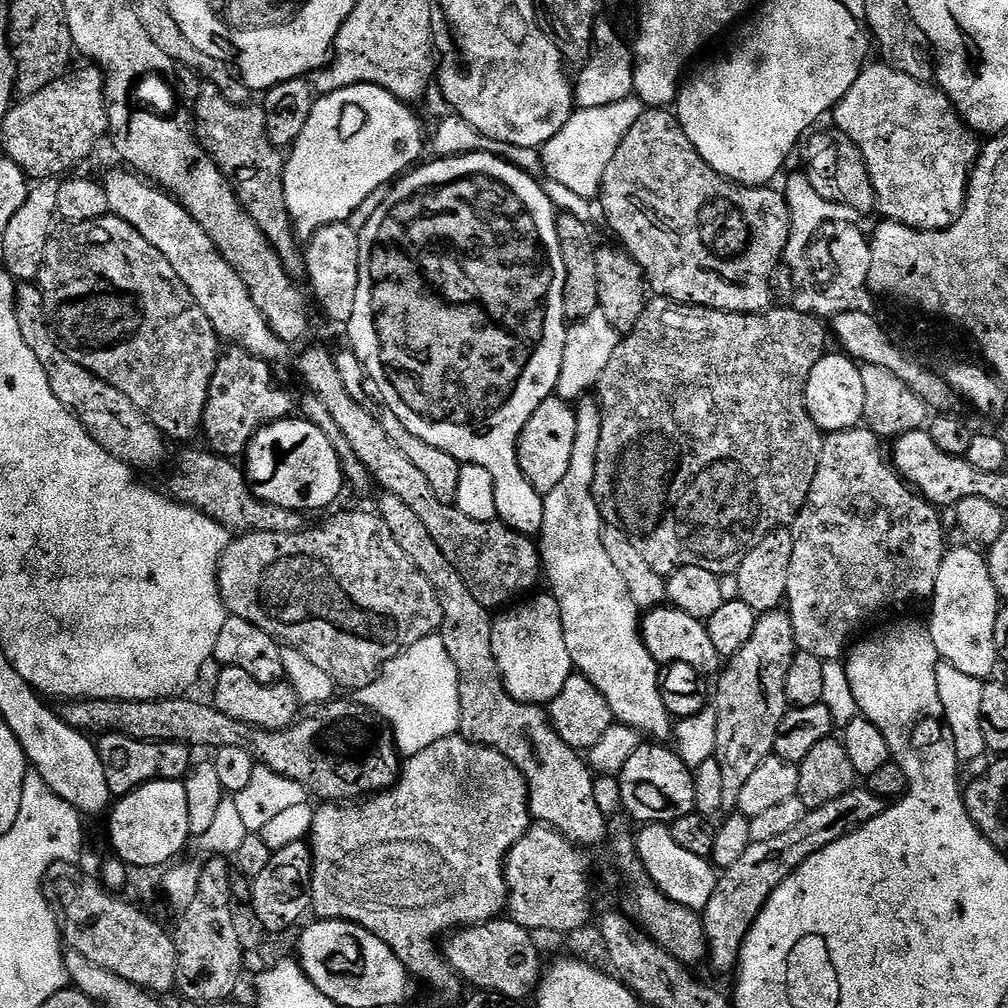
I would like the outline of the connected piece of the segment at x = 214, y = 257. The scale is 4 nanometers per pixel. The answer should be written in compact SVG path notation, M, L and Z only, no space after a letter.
M123 171L108 172L102 177L109 213L130 222L130 226L134 226L134 230L138 230L138 234L142 234L142 238L146 238L146 242L150 242L150 246L157 248L166 262L174 266L174 274L178 274L186 290L194 294L194 302L206 310L206 318L210 318L221 341L245 348L259 360L277 362L282 359L286 345L272 333L262 318L262 312L258 306L254 306L254 298L250 298L242 278L238 278L230 262L222 258L202 226L198 226L198 222L194 222L194 218L180 205L179 200L167 191L145 182L131 171Z

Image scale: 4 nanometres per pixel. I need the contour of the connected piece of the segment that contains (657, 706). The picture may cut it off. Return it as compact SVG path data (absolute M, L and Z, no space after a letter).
M584 398L575 405L578 434L574 434L574 450L570 457L570 466L554 490L544 496L544 521L538 534L539 554L542 572L547 578L550 595L558 602L562 614L562 630L566 638L566 650L570 650L573 669L585 676L606 698L613 717L619 723L630 726L656 742L664 742L673 735L674 718L666 710L660 693L661 665L646 650L642 635L642 612L637 608L630 590L626 587L626 578L614 566L613 560L602 546L602 534L606 527L600 517L598 502L592 493L594 486L594 466L598 458L598 438L602 438L602 414L595 399Z

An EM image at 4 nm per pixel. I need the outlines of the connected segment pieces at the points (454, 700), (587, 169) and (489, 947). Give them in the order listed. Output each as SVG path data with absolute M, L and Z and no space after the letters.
M438 634L422 638L422 642L414 642L402 654L398 654L376 675L376 681L370 686L359 689L354 699L363 708L375 712L396 738L396 747L405 757L426 750L426 746L434 746L434 742L442 742L442 738L457 735L460 726L460 695L458 694L458 670L454 661L446 651L446 642Z
M629 98L610 106L573 111L566 126L562 126L562 130L558 130L558 134L554 134L554 138L543 146L543 171L546 176L561 184L566 191L573 192L578 199L595 201L600 195L602 174L606 174L606 166L610 166L610 158L614 158L614 150L618 150L630 126L642 118L645 110L646 106L639 98Z
M497 918L488 921L486 924L474 924L453 931L443 941L442 951L444 959L452 967L452 971L460 977L465 985L473 984L471 986L473 989L497 992L511 1000L527 1001L527 996L529 999L535 993L542 979L542 967L540 968L542 954L532 940L532 932L522 926L518 926L511 918Z

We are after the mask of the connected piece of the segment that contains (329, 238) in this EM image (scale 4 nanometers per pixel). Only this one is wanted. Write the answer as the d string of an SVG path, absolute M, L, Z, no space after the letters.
M328 224L325 227L317 229L307 243L305 249L305 271L307 279L314 288L312 289L313 297L321 305L321 310L334 322L347 324L354 312L354 303L357 298L358 290L358 266L360 264L360 237L359 233L352 230L348 224Z

